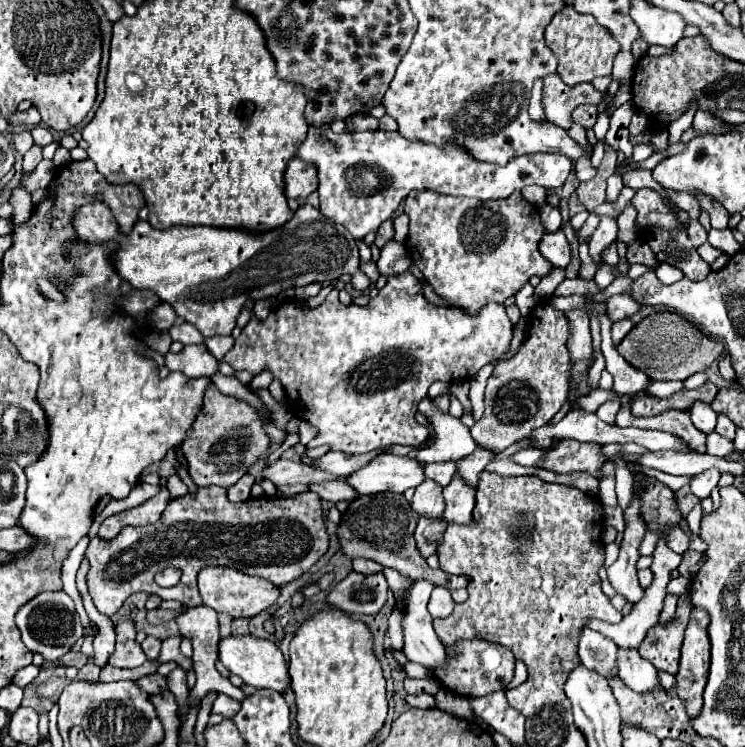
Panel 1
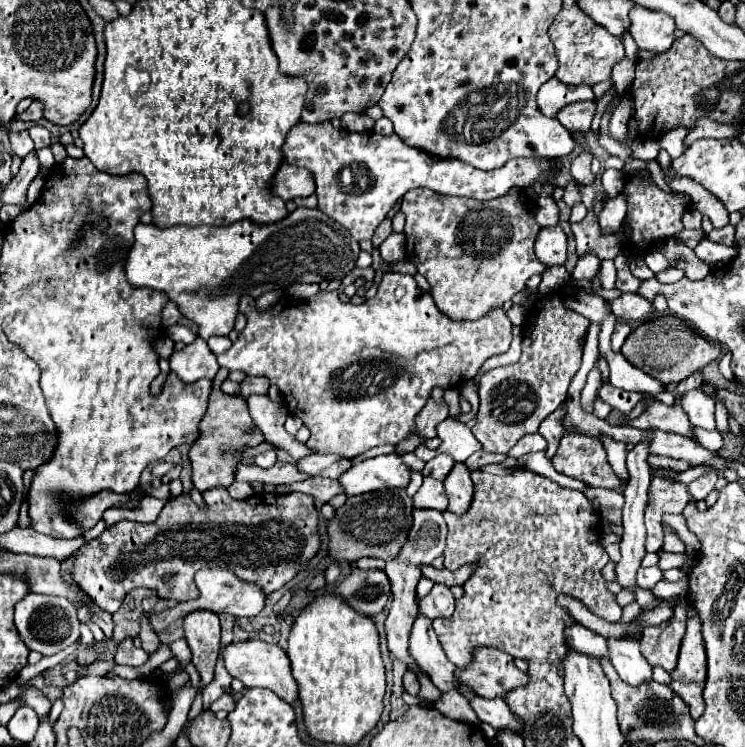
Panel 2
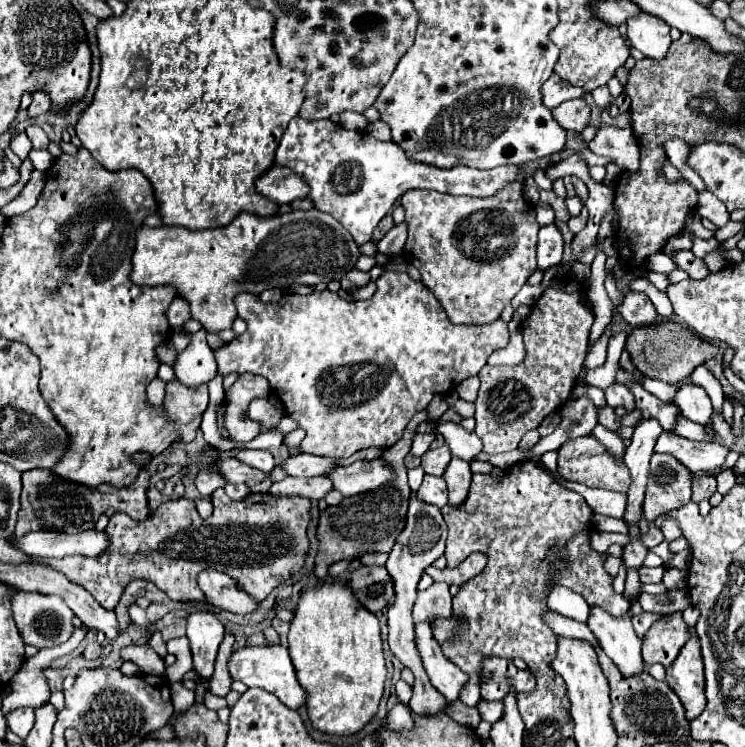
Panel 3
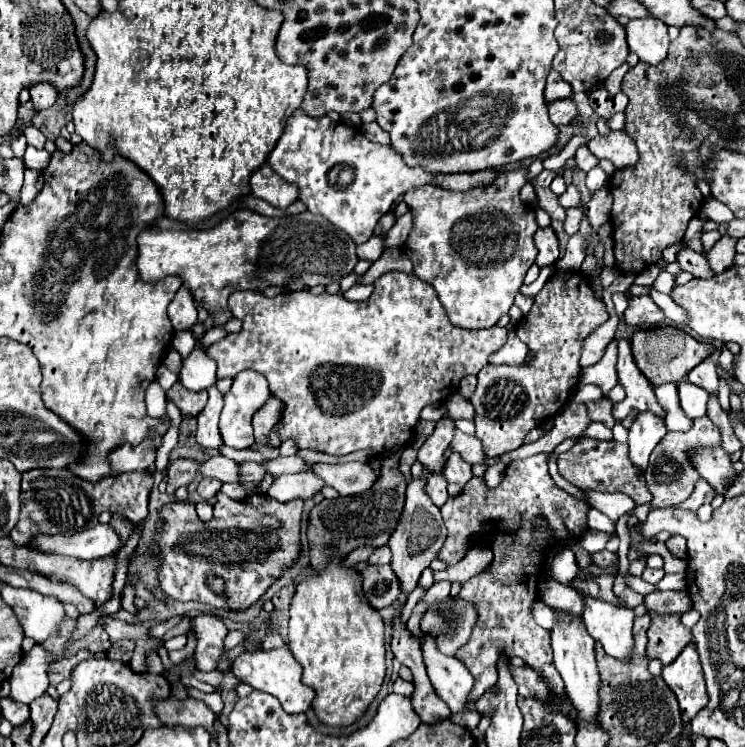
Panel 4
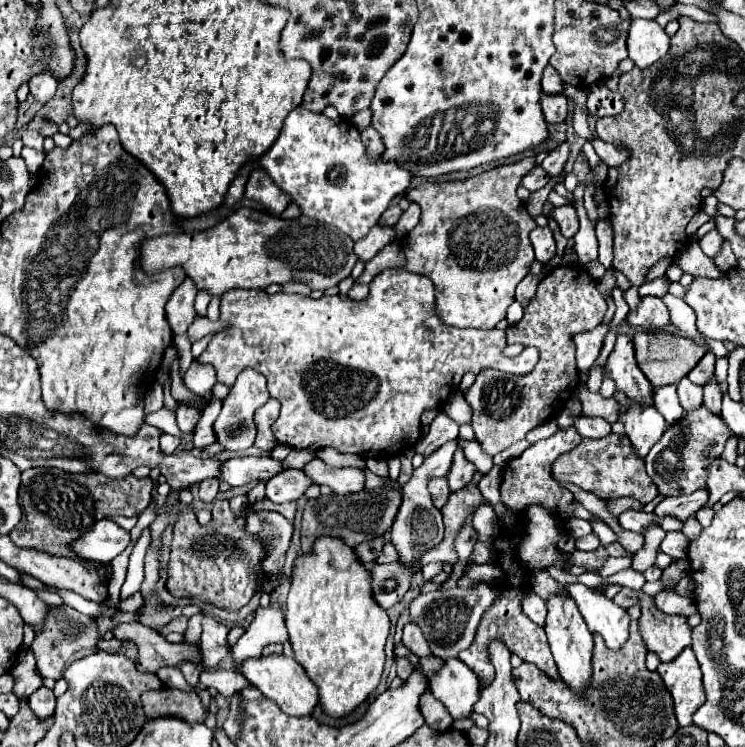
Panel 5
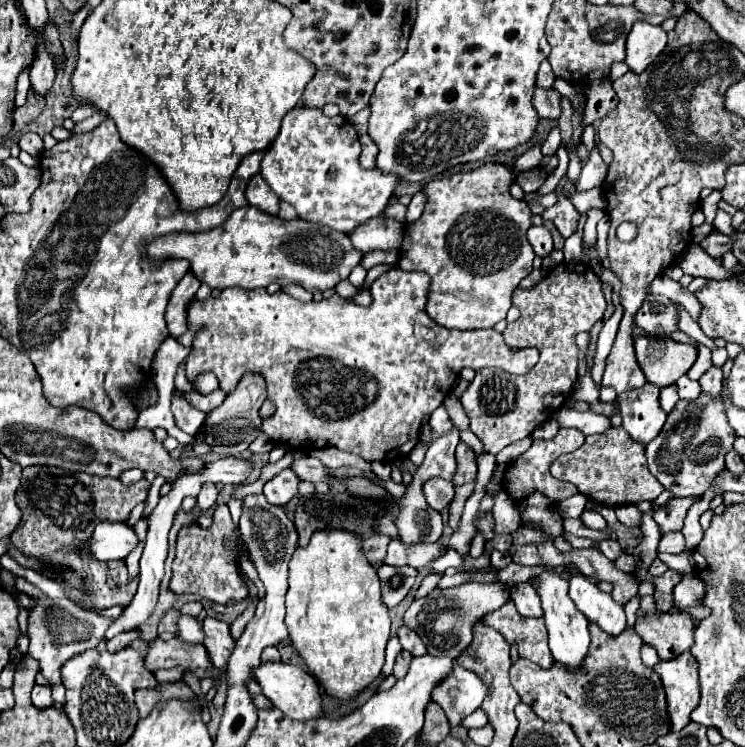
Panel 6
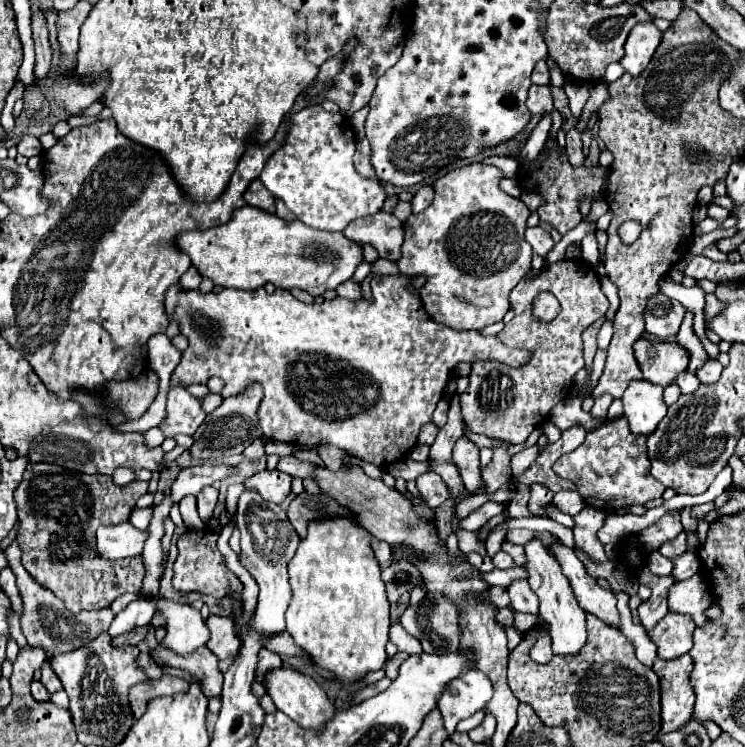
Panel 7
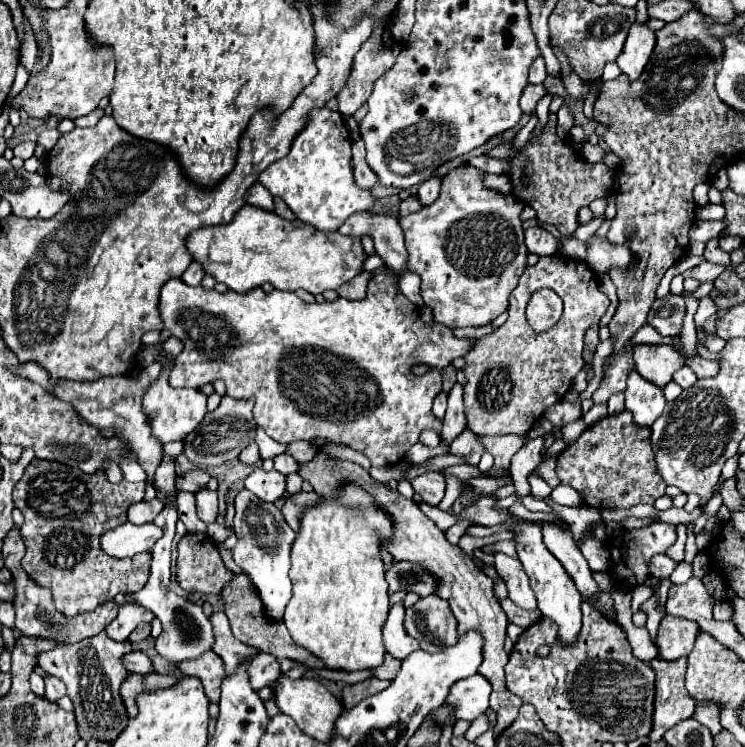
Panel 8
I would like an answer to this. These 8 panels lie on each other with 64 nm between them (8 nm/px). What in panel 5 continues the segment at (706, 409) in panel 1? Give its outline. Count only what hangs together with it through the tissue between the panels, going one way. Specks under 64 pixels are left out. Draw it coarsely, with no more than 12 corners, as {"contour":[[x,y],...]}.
{"contour":[[688,378],[678,382],[678,398],[686,412],[694,412],[704,402],[702,386]]}

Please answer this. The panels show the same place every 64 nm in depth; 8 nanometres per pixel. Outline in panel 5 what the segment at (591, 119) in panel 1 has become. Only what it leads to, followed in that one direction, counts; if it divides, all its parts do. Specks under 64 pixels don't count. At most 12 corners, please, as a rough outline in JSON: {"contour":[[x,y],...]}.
{"contour":[[542,96],[546,120],[564,122],[568,116],[566,96]]}

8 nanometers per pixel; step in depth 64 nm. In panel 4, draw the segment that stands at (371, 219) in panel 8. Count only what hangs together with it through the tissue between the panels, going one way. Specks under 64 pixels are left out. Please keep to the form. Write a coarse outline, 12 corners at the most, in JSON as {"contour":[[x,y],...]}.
{"contour":[[372,236],[356,248],[358,258],[378,260],[384,252],[382,236]]}

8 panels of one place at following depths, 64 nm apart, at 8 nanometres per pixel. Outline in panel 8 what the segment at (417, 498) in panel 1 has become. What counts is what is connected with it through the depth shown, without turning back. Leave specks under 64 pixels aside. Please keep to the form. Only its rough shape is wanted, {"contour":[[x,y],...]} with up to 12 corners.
{"contour":[[426,472],[412,480],[430,506],[444,498],[444,476]]}

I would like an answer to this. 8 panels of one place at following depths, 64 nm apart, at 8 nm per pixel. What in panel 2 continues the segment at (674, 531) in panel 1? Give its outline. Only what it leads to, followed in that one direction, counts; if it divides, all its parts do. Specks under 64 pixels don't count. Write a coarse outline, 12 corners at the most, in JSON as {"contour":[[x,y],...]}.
{"contour":[[664,528],[666,552],[684,552],[684,542],[672,528]]}

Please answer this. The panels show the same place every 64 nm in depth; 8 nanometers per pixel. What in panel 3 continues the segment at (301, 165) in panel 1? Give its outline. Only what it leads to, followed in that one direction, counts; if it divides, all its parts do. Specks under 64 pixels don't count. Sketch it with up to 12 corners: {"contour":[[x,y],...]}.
{"contour":[[274,166],[256,180],[256,190],[278,204],[306,198],[300,174]]}

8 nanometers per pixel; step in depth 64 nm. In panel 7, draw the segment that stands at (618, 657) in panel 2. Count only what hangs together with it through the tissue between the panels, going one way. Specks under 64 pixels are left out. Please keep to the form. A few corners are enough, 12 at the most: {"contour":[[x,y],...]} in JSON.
{"contour":[[552,546],[580,608],[620,628],[616,596],[588,576],[574,550]]}

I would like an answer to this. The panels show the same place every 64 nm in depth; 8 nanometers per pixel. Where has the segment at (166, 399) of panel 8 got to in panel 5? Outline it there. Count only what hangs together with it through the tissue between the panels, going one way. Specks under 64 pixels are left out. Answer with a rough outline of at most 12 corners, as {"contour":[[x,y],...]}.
{"contour":[[178,406],[176,420],[182,432],[192,432],[200,410]]}

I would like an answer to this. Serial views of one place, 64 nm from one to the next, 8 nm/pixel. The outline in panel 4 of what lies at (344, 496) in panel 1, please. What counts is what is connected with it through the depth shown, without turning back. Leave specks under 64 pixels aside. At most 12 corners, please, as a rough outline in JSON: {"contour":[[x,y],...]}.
{"contour":[[314,472],[278,476],[268,496],[274,500],[306,500],[324,486]]}

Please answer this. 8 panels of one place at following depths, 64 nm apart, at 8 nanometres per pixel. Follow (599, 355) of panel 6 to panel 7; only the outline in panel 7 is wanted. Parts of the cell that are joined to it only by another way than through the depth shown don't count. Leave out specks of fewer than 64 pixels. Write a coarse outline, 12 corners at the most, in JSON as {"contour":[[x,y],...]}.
{"contour":[[606,320],[597,335],[598,348],[607,350],[613,320]]}

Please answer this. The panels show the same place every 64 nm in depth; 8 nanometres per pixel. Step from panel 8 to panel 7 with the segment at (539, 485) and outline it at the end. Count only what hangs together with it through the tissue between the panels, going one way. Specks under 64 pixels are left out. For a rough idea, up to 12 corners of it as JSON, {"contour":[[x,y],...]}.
{"contour":[[532,486],[528,510],[548,518],[546,506],[552,492],[544,486]]}

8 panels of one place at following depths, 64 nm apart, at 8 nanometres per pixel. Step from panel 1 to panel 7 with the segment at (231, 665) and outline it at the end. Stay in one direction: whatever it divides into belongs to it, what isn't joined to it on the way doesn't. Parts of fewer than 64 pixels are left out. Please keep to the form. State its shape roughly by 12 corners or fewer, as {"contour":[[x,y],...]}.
{"contour":[[276,668],[264,688],[302,728],[322,728],[334,704],[312,676]]}

